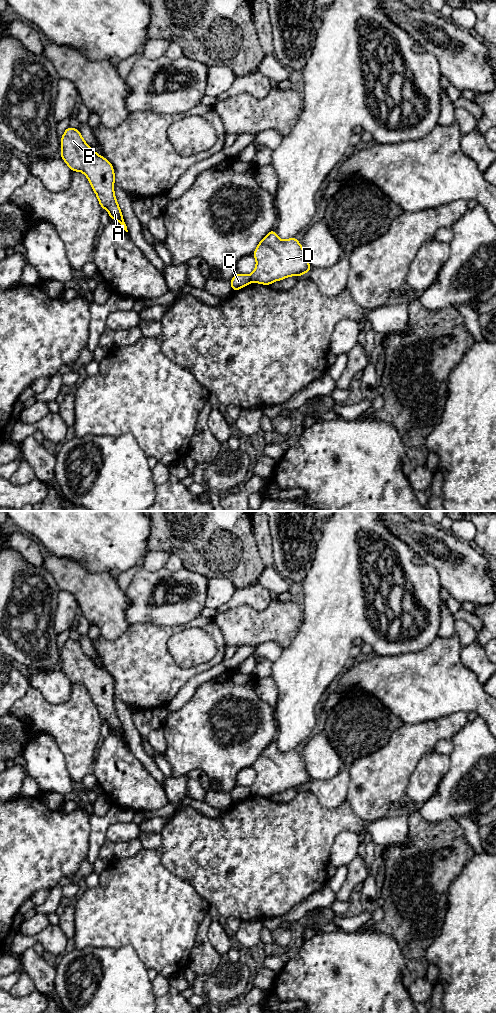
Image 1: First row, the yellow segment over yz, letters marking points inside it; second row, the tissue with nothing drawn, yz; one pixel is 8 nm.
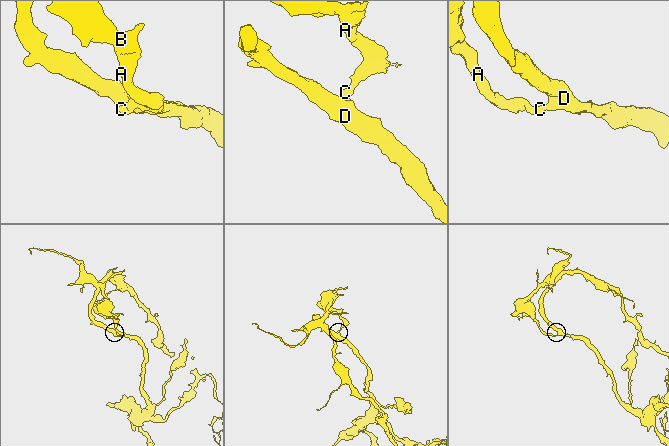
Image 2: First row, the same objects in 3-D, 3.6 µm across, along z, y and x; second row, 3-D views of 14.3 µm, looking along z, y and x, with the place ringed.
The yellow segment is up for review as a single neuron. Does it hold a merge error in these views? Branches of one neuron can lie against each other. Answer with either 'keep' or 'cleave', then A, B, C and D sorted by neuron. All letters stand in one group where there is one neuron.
cleave; A B C / D

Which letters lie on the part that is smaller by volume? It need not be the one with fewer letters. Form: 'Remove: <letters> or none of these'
Remove: A, B, C

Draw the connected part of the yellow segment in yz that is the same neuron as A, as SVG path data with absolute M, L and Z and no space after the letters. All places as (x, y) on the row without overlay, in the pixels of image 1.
M68 639L63 648L61 649L61 669L68 679L73 683L80 683L85 686L90 694L93 703L96 705L98 713L101 720L105 720L110 731L117 732L123 739L123 741L128 744L127 738L124 734L120 719L117 715L114 706L114 693L115 686L112 676L103 668L98 667L82 650L82 647L78 641L73 639Z

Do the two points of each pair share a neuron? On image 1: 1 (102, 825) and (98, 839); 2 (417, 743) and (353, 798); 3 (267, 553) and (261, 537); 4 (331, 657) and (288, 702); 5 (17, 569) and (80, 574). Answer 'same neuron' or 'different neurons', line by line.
1: same neuron
2: same neuron
3: same neuron
4: same neuron
5: different neurons

